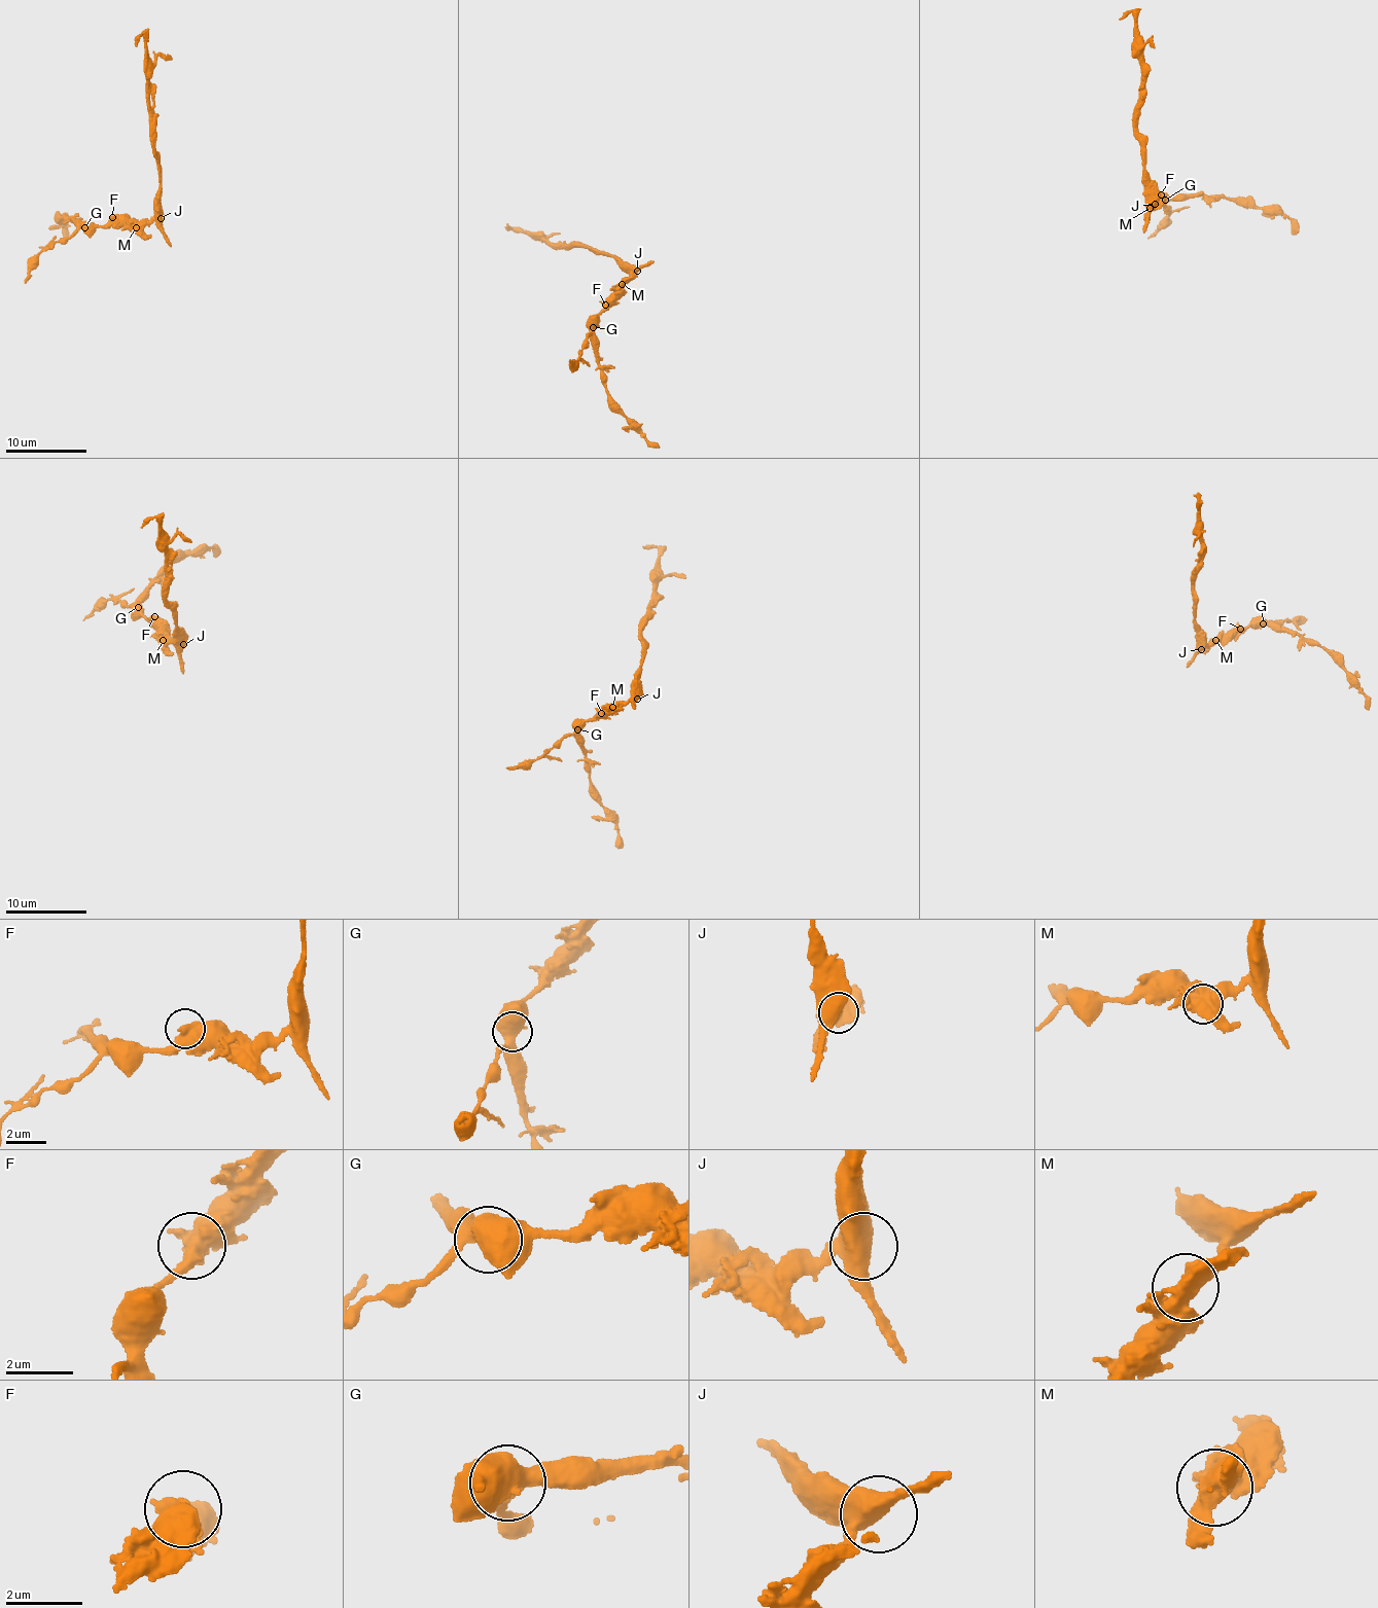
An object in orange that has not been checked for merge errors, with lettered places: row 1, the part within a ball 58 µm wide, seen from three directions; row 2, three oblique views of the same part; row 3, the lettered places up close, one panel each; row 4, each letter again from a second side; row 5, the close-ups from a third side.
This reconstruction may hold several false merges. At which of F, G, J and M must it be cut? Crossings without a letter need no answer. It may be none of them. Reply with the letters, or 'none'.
none

